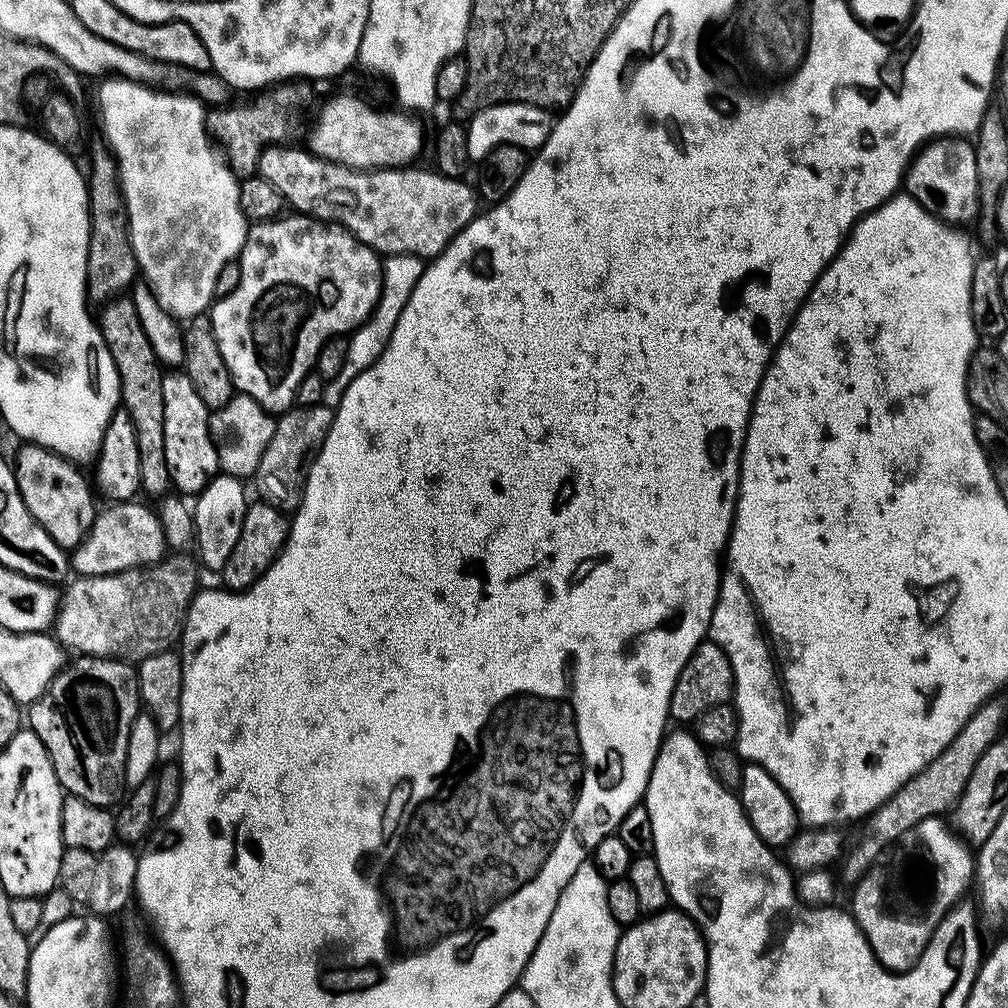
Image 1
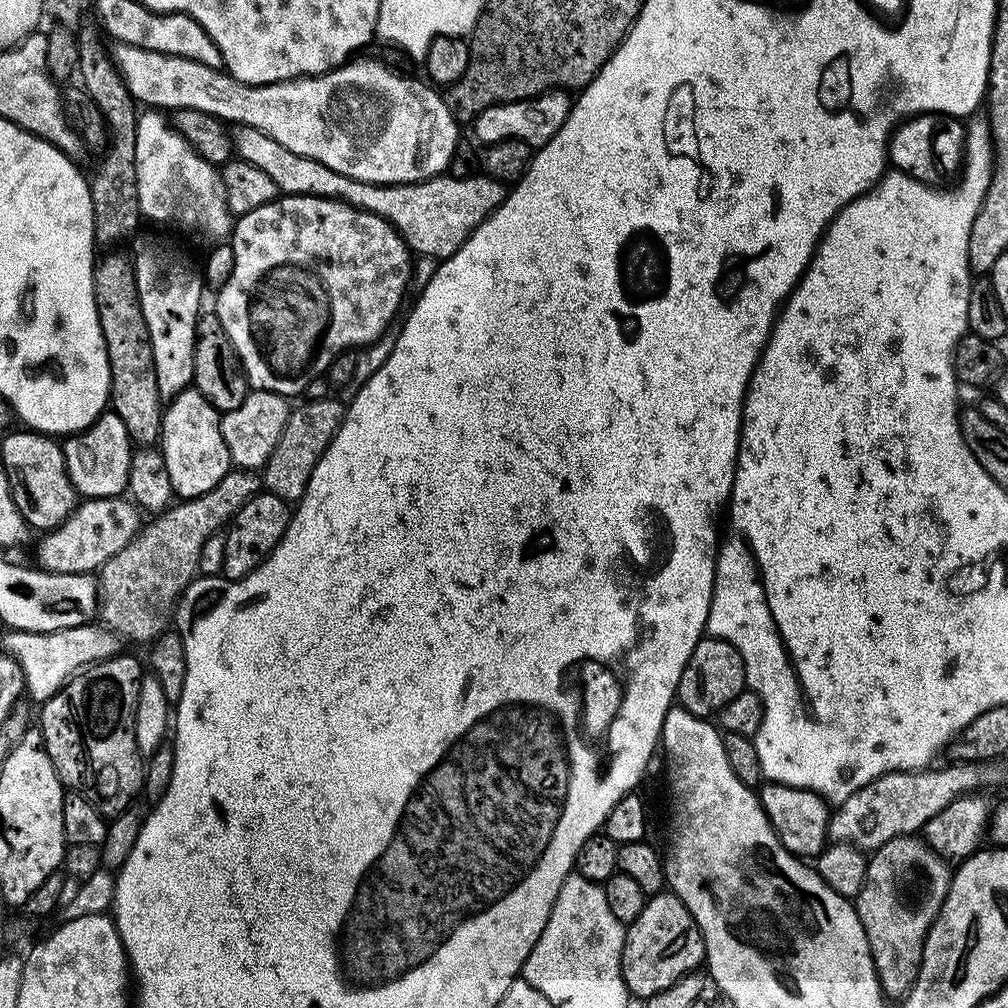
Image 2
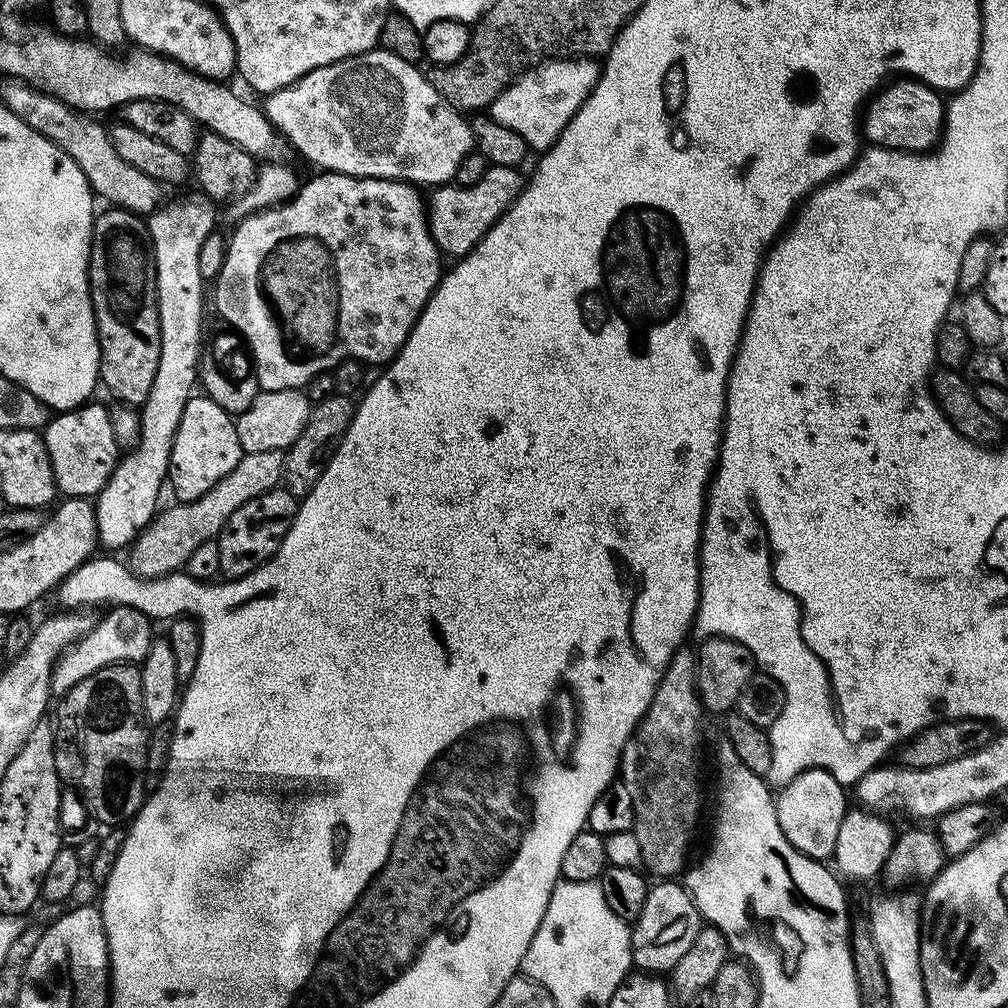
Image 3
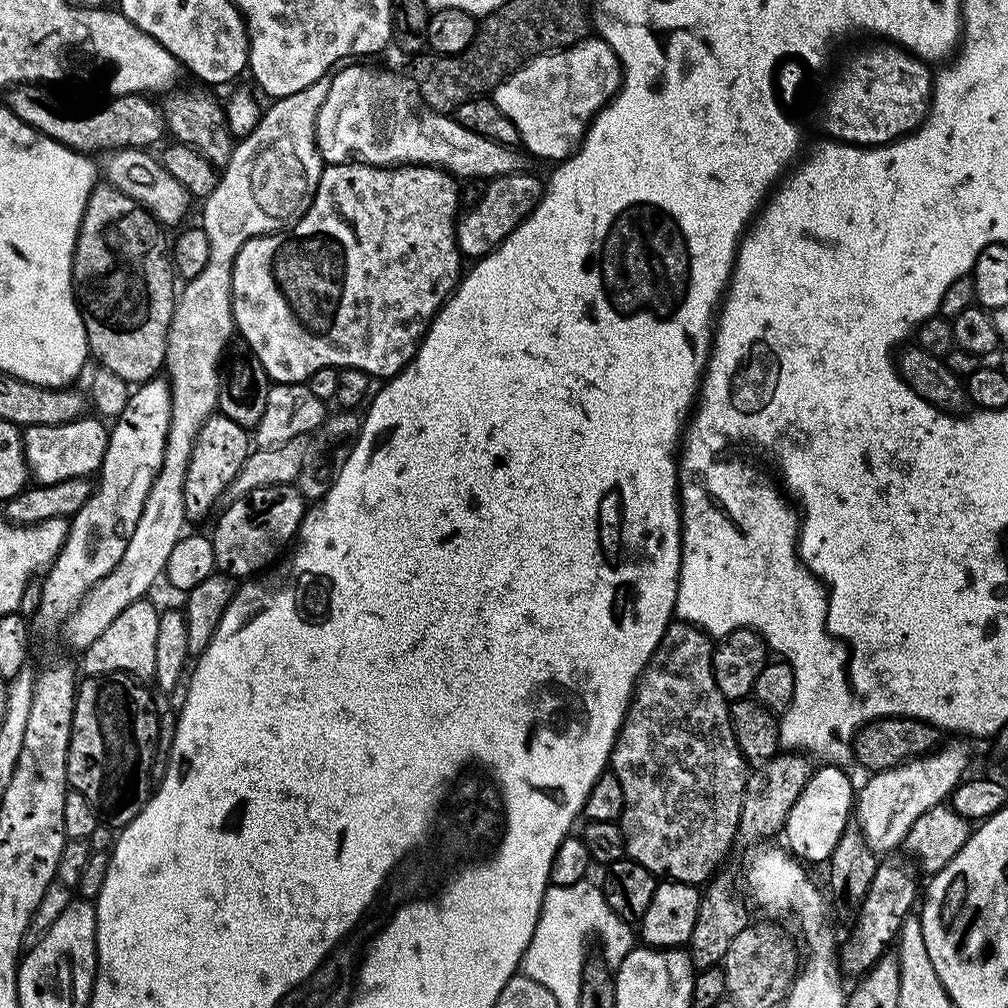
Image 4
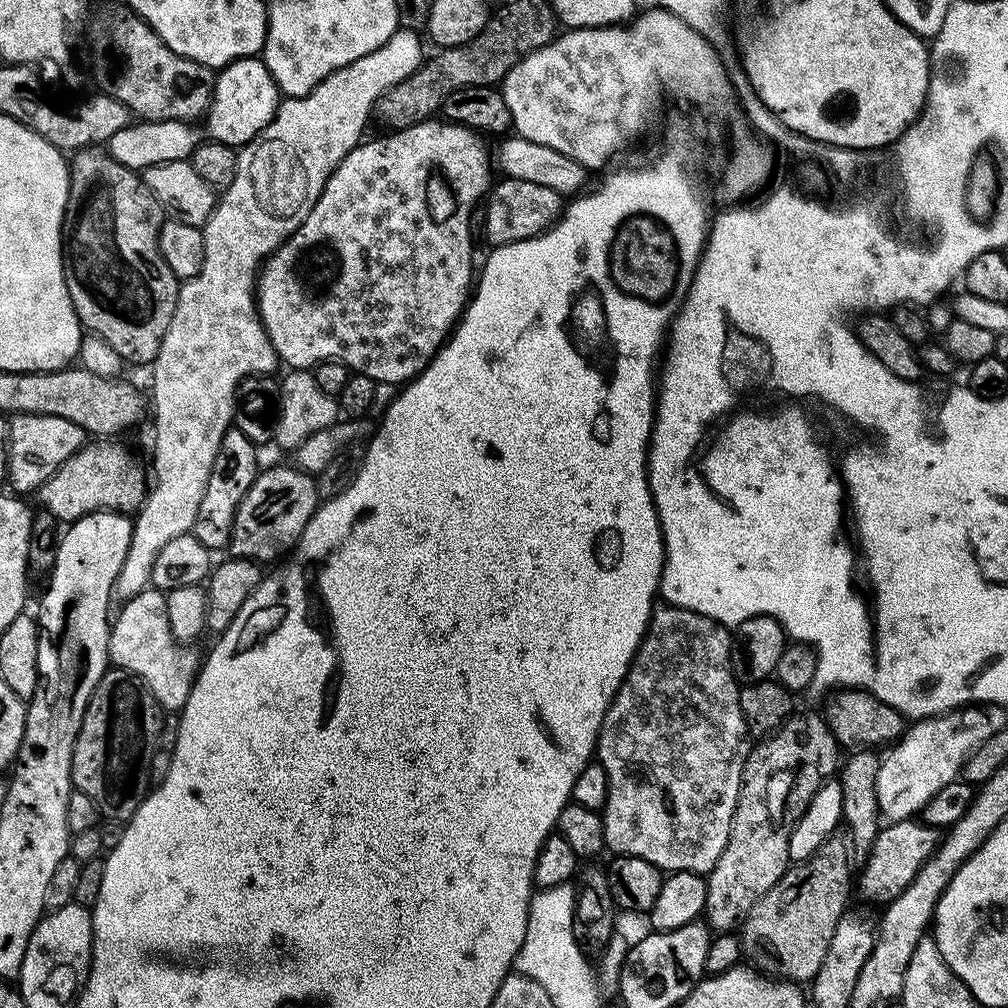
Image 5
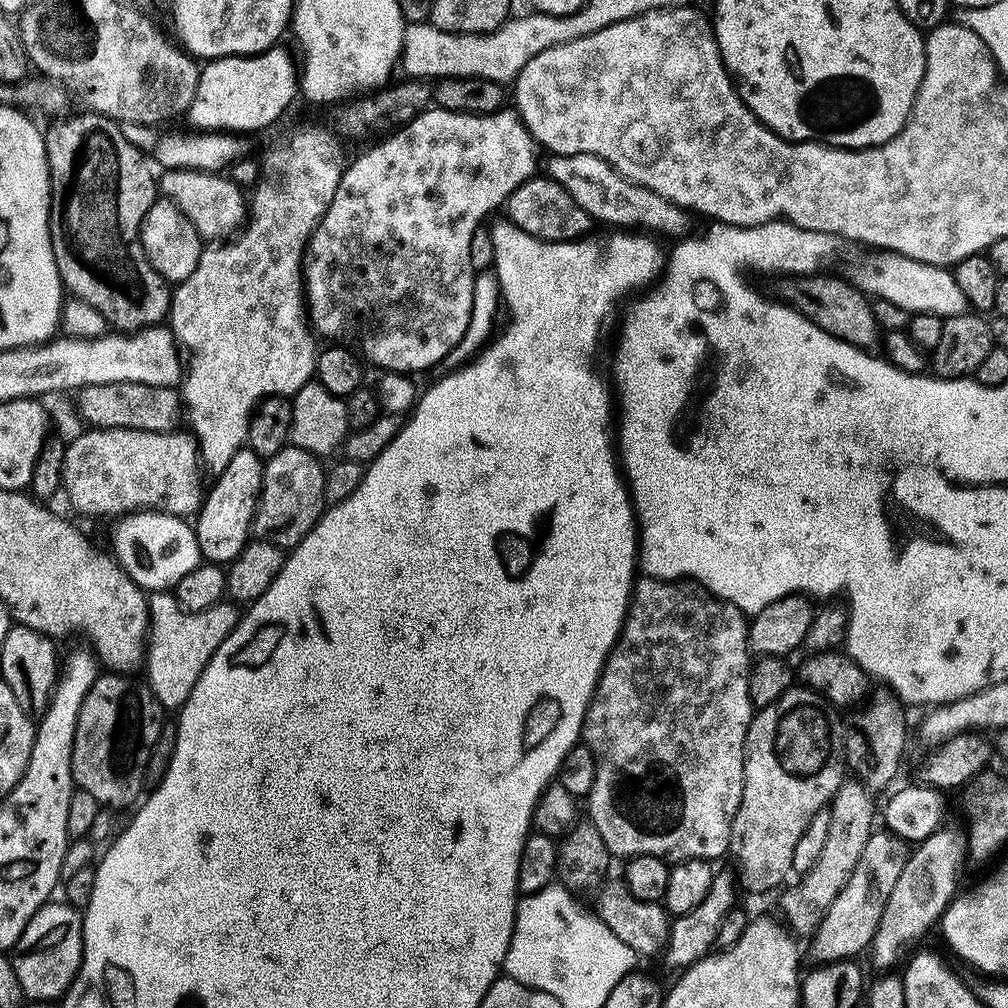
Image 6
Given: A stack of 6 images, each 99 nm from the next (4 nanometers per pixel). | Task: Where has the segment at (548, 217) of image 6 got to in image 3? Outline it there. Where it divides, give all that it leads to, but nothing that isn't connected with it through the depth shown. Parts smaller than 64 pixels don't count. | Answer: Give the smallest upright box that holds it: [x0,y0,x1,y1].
[426,164,526,258]

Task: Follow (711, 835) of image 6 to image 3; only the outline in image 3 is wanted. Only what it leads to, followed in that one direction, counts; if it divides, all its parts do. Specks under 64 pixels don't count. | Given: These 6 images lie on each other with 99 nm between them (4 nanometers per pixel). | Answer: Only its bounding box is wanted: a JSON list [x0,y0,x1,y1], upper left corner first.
[618,650,706,878]

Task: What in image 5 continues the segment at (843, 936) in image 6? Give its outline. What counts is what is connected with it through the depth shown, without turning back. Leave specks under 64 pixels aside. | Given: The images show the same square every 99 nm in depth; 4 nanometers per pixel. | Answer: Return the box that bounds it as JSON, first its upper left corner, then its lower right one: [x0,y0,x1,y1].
[858,818,941,900]

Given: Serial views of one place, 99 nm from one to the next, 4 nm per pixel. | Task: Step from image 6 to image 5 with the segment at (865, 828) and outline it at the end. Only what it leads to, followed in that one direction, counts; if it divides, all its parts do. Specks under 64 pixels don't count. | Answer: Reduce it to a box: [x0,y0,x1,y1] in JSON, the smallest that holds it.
[742,834,854,982]

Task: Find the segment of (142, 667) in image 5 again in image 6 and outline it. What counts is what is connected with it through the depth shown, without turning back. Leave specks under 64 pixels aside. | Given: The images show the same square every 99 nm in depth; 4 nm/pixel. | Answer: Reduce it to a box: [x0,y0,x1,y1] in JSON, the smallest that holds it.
[146,591,237,710]

